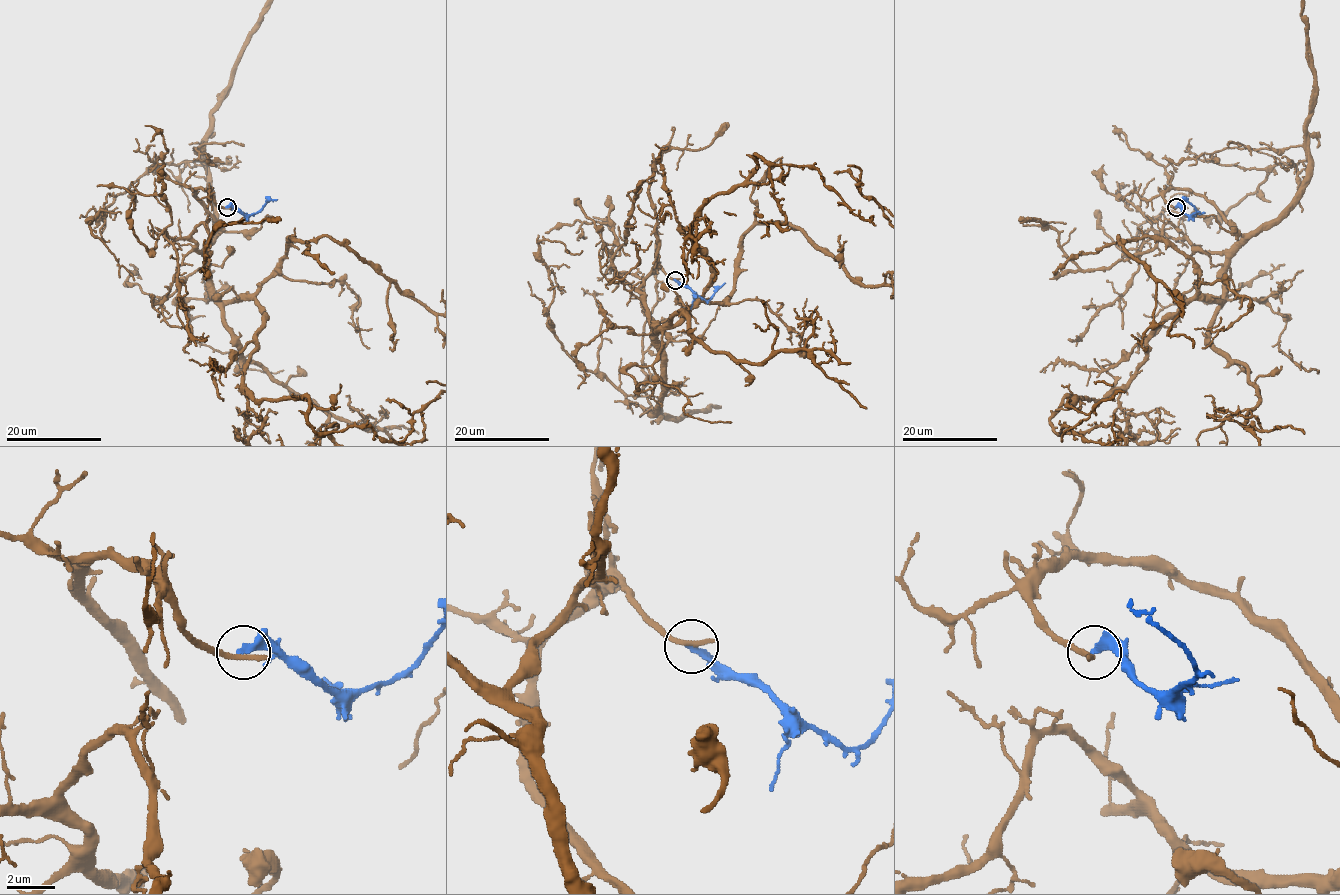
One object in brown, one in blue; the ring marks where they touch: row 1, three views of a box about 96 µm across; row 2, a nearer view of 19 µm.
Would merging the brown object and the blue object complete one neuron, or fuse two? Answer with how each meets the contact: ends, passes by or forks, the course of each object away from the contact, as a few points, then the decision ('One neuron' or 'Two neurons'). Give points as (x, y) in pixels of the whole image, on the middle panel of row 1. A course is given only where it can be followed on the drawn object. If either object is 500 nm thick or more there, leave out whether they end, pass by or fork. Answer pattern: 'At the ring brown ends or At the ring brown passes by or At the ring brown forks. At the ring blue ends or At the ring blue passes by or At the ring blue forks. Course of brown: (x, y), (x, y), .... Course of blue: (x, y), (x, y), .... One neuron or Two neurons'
At the ring brown ends. At the ring blue ends. Course of blue: (674, 280), (688, 285), (707, 300), (725, 282). Two neurons

